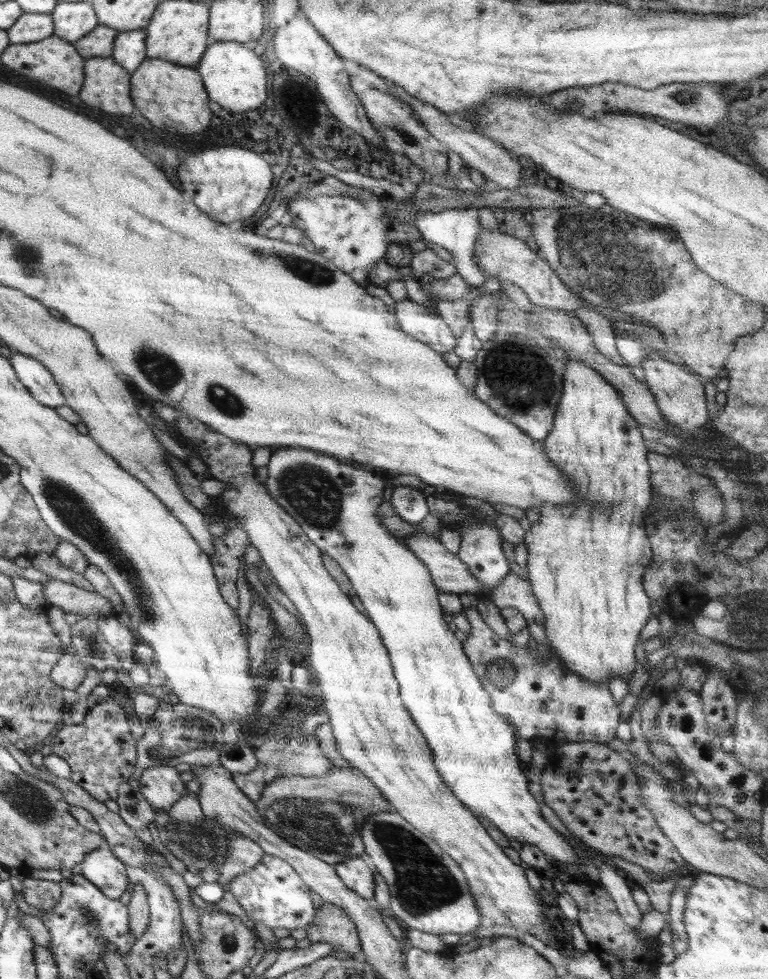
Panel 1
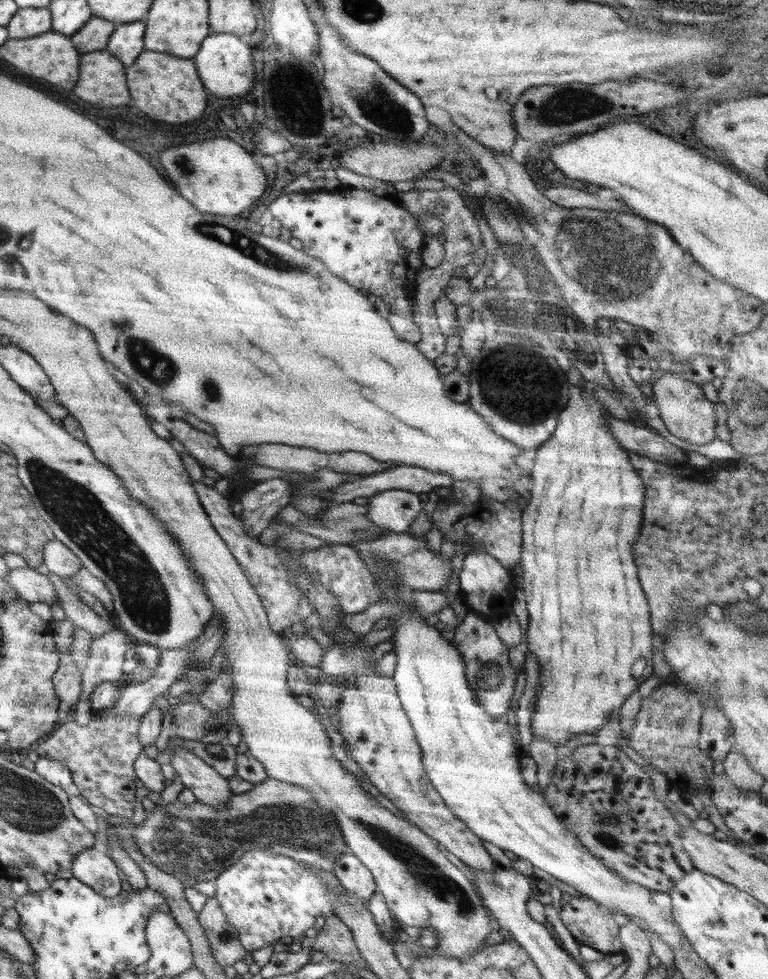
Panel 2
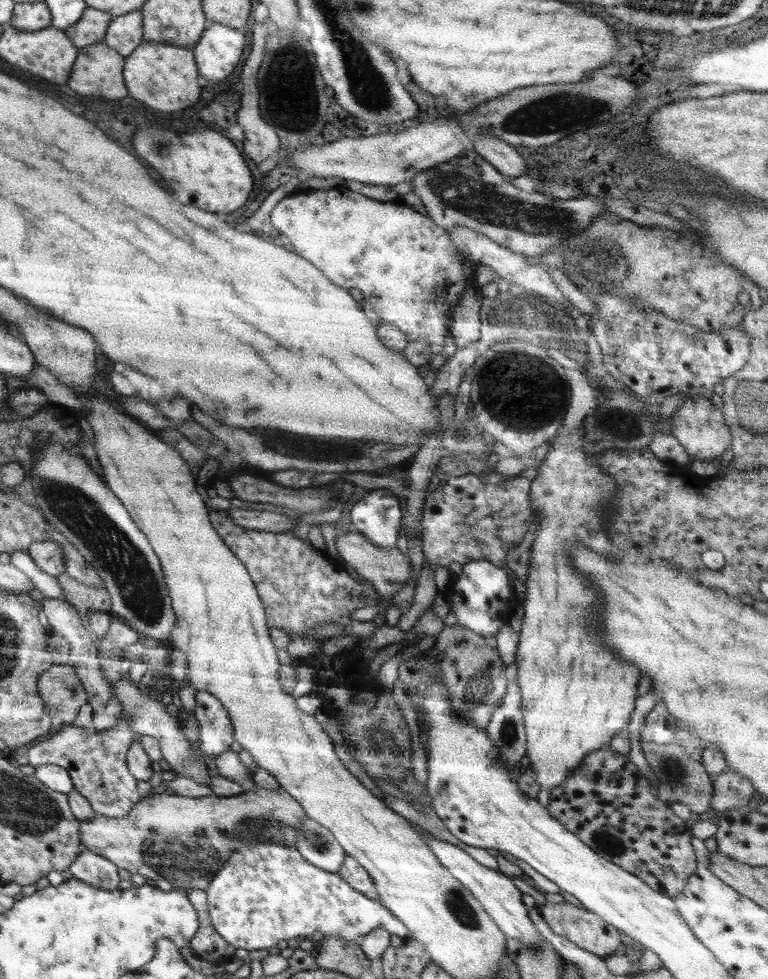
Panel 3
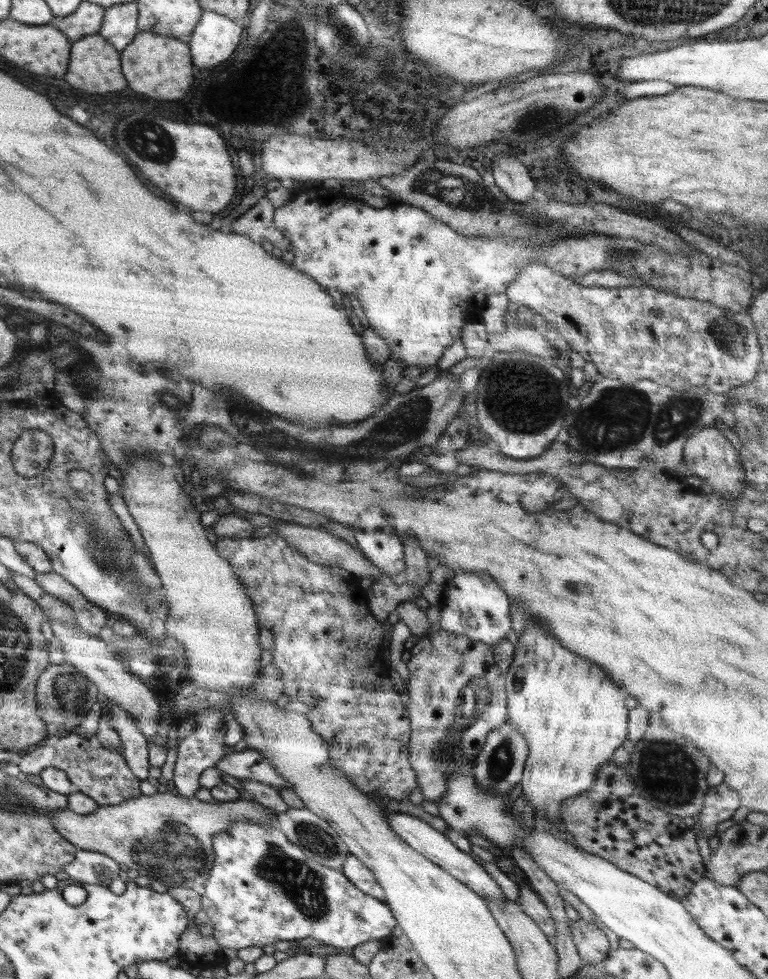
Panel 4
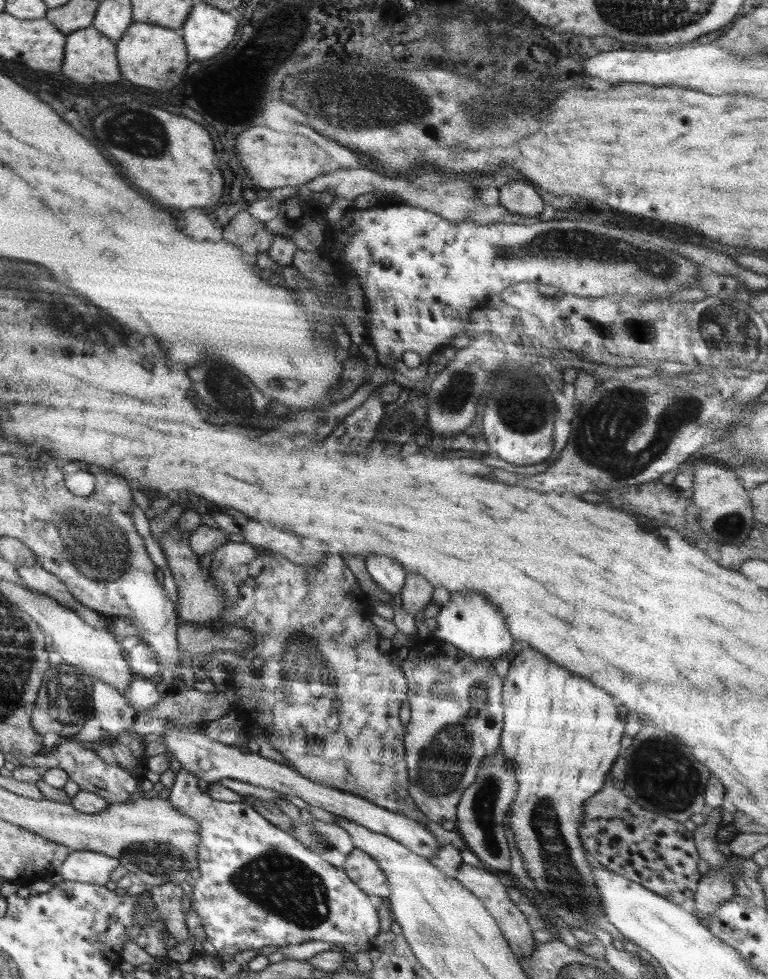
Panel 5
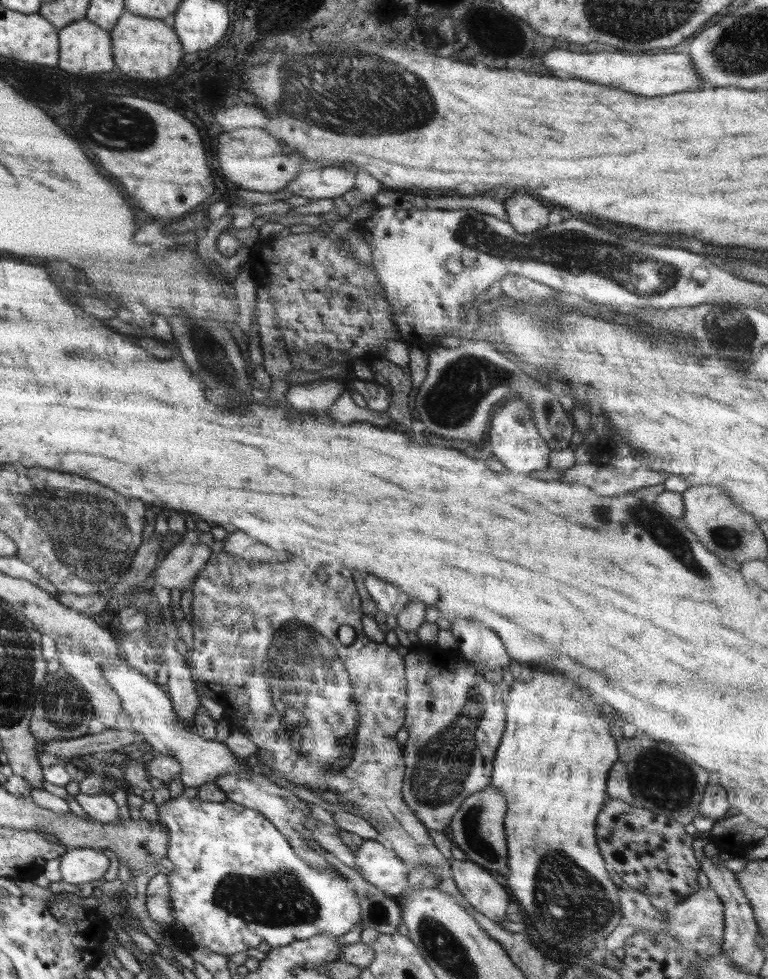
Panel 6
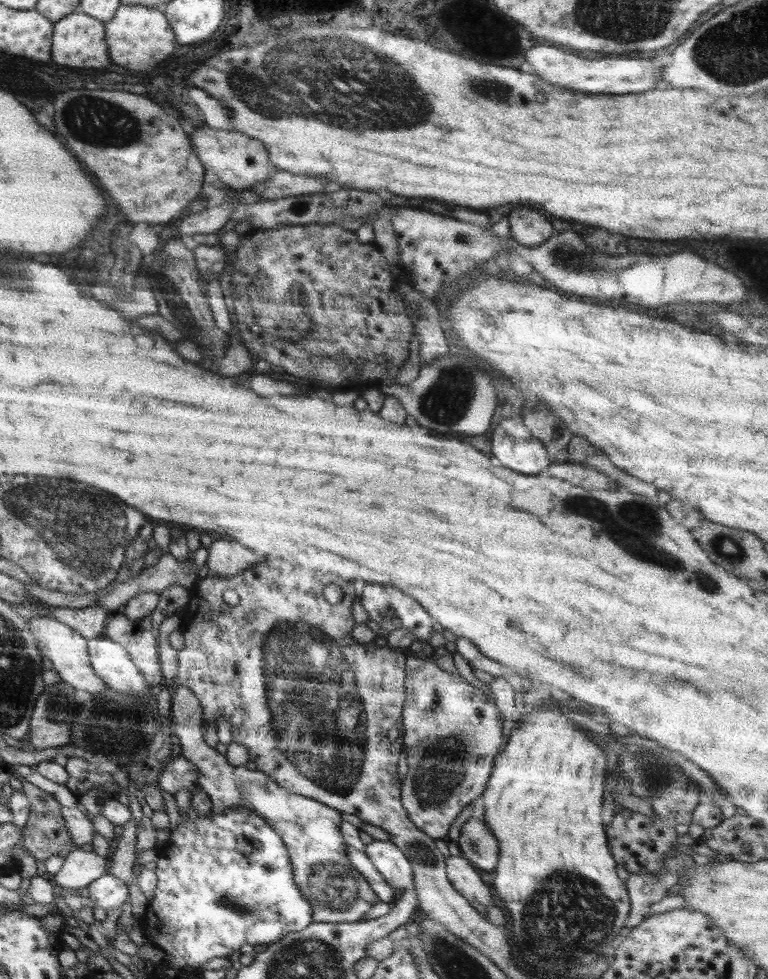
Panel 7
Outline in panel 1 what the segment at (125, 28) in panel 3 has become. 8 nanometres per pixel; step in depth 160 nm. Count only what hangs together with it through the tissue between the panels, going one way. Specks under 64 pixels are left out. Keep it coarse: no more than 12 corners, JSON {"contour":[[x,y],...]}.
{"contour":[[145,29],[118,32],[112,58],[134,73],[147,58]]}

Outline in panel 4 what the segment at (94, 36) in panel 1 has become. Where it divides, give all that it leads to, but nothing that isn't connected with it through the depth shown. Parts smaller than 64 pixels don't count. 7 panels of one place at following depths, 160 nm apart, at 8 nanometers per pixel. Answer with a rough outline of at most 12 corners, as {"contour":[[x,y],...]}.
{"contour":[[83,1],[76,13],[51,24],[76,42],[97,34],[104,8]]}

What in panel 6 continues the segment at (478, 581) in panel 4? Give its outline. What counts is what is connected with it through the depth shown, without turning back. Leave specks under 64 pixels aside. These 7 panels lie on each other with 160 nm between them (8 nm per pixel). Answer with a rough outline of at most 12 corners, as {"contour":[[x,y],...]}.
{"contour":[[480,621],[449,627],[457,652],[481,671],[507,669],[500,637]]}

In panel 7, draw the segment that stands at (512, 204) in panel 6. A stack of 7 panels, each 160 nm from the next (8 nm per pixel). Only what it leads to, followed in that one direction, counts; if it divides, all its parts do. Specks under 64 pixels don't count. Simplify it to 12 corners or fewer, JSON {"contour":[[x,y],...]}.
{"contour":[[516,208],[509,223],[513,239],[541,245],[556,232],[544,216]]}

